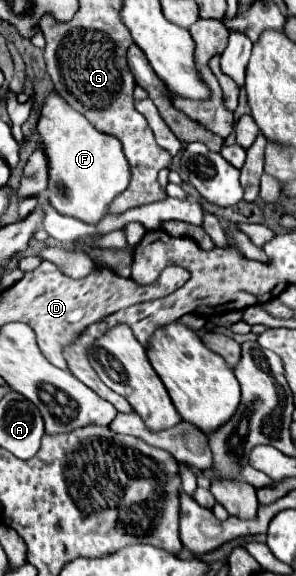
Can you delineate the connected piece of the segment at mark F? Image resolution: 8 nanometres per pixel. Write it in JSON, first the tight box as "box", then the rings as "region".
{"box":[38,92,130,224],"region":[[[56,92],[42,106],[38,120],[40,146],[50,162],[50,204],[64,216],[78,218],[86,224],[98,224],[112,204],[130,184],[130,164],[116,136],[98,132],[80,112],[66,104]]]}

